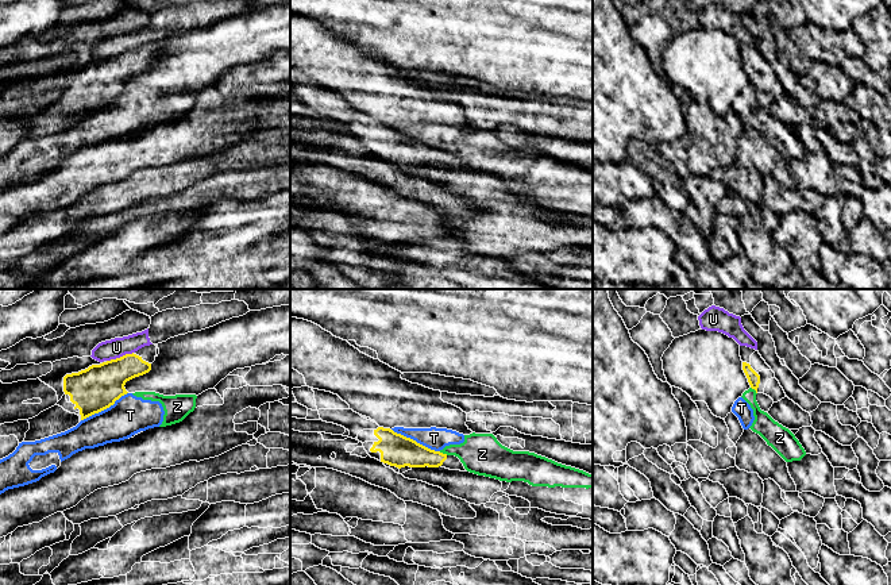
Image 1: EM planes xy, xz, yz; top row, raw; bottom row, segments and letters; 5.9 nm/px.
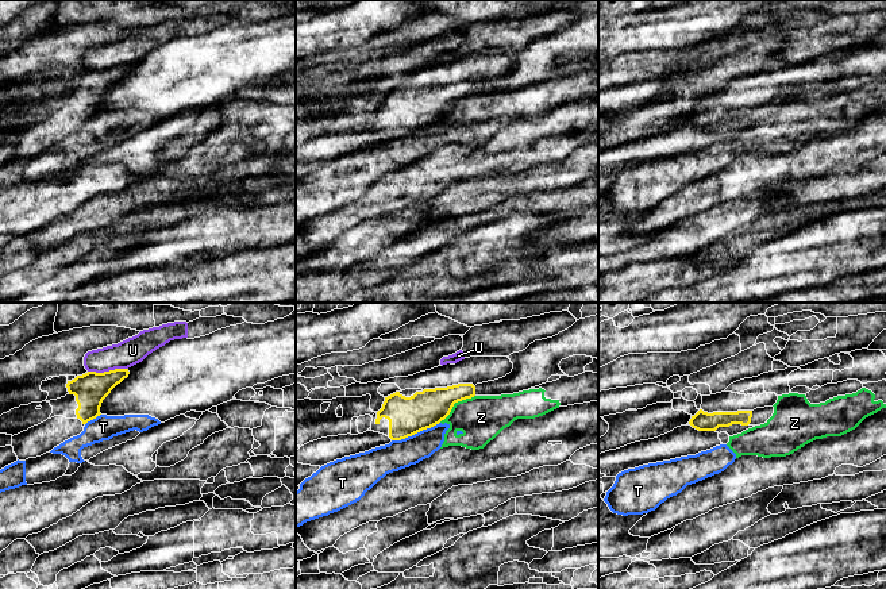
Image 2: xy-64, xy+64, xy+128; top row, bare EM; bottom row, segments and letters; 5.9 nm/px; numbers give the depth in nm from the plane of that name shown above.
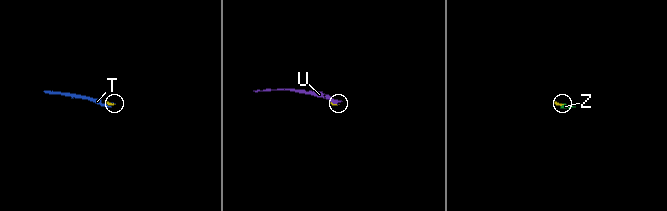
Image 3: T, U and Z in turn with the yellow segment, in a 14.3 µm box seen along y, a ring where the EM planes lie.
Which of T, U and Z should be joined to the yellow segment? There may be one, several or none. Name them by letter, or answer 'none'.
none

